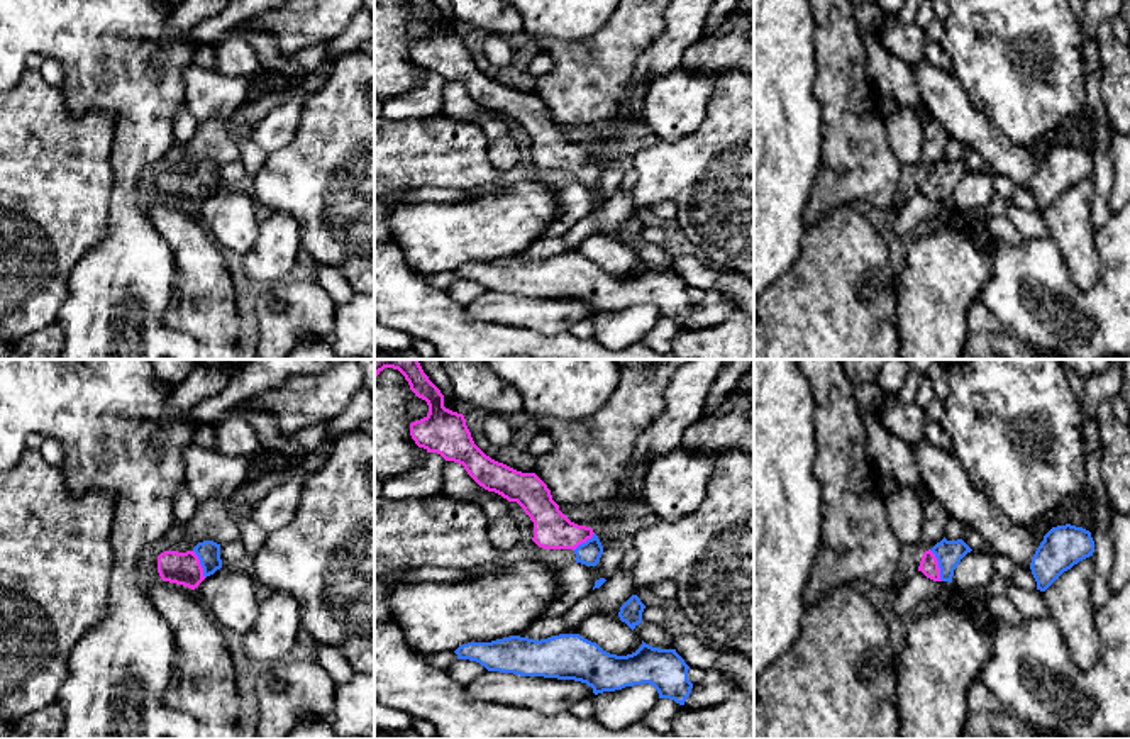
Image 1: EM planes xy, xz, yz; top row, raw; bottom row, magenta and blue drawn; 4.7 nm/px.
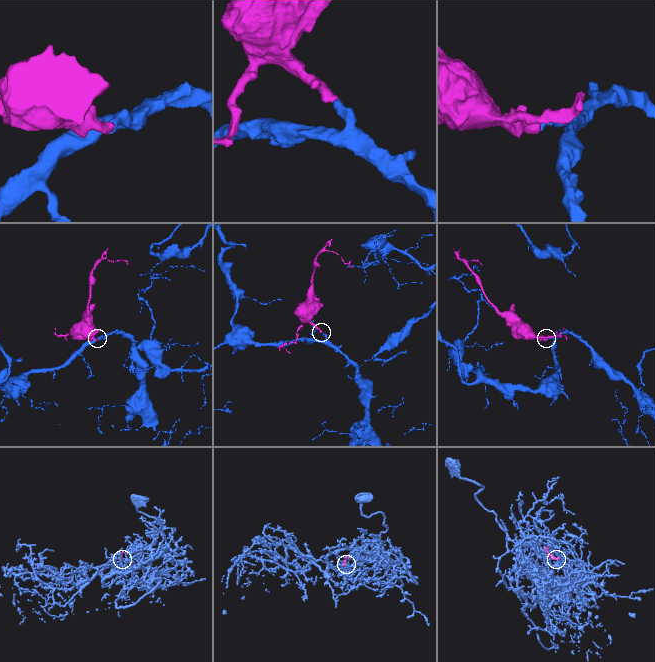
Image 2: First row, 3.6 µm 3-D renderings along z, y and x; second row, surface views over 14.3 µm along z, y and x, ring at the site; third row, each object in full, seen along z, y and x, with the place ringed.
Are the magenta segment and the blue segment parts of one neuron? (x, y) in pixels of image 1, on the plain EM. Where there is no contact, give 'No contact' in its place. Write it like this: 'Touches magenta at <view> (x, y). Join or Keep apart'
Touches magenta at yz (937, 185). Join

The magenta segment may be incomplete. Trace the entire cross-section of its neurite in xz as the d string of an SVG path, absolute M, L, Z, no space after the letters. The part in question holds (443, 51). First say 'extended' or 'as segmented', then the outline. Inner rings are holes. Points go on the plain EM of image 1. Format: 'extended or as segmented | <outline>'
extended | M407 0L429 25L429 34L410 44L418 68L464 86L485 110L517 122L534 142L532 161L544 169L573 169L576 183L596 186L603 166L591 147L571 142L535 93L522 93L486 76L473 61L463 34L444 27L444 15L430 0Z

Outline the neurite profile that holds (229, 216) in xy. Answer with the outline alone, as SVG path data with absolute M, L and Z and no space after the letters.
M222 186L195 210L220 249L229 249L241 258L252 251L259 236L259 220L249 186Z

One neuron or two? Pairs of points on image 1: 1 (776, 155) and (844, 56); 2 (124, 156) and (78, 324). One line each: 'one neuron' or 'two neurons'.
1: two neurons
2: one neuron

